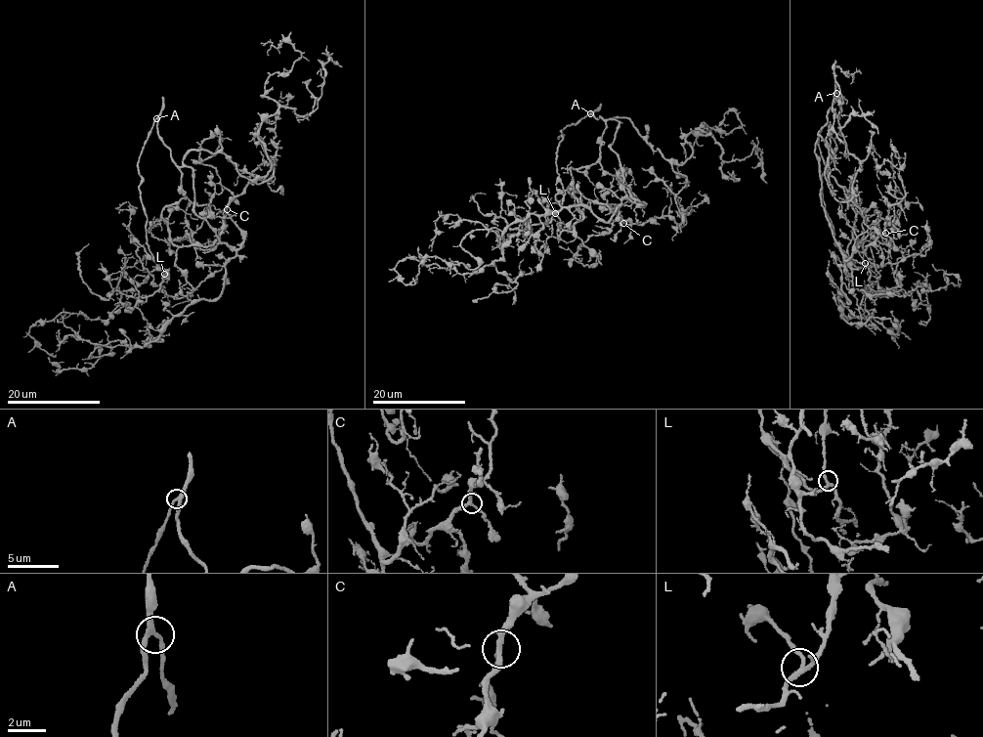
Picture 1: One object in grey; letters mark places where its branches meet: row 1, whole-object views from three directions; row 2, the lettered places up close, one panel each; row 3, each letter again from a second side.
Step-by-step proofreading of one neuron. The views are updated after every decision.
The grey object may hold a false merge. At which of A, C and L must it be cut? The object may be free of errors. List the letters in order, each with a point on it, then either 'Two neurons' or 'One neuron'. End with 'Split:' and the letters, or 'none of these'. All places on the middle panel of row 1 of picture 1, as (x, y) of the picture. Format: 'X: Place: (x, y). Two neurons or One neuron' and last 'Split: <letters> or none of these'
A: Place: (590, 113). One neuron
C: Place: (623, 223). One neuron
L: Place: (555, 213). One neuron
Split: none of these

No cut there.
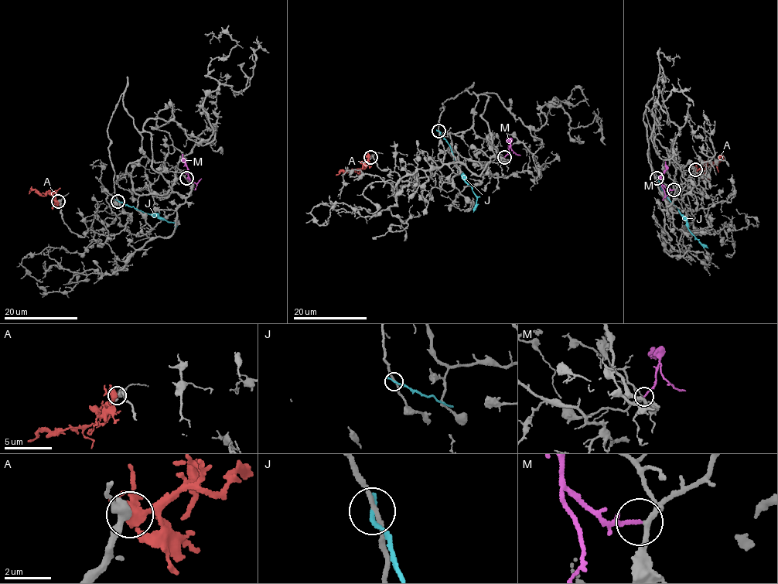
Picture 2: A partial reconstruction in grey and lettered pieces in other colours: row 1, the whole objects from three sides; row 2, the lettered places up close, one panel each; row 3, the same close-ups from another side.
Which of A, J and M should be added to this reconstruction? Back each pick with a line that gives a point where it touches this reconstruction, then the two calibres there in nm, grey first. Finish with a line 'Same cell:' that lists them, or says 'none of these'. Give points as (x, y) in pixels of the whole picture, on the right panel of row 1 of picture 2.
M: contact (673, 189); calibres 170 and 160 nm
Same cell: M

